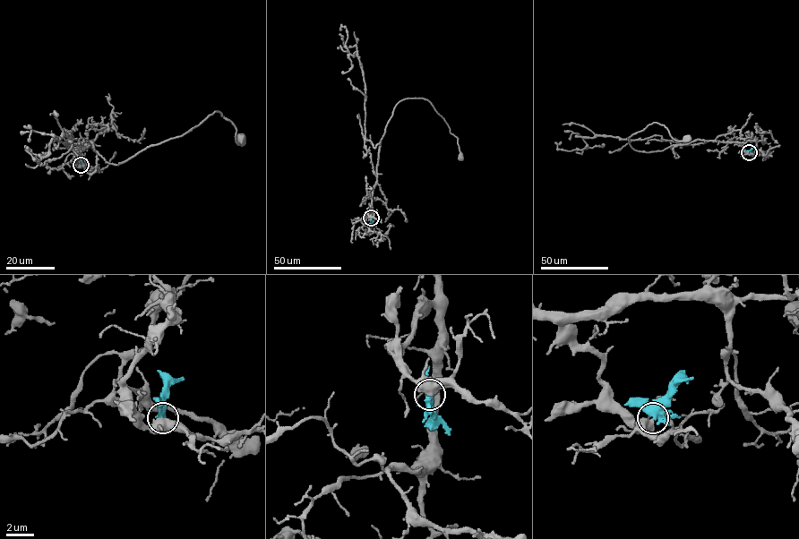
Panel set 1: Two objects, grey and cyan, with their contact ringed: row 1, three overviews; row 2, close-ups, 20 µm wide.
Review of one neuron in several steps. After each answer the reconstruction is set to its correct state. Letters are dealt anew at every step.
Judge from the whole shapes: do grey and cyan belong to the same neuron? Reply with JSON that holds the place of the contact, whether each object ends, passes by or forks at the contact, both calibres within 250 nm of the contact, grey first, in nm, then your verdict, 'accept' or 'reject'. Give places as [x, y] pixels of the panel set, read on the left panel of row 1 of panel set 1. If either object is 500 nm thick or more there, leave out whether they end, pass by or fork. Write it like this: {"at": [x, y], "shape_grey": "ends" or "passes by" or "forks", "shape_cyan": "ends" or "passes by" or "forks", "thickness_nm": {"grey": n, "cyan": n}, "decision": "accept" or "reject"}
{"at": [81, 165], "thickness_nm": {"grey": 650, "cyan": 650}, "decision": "reject"}

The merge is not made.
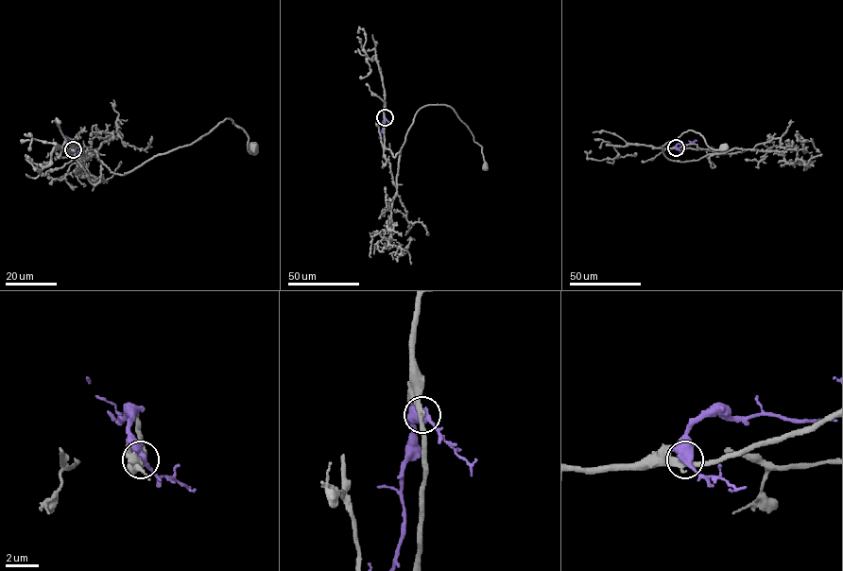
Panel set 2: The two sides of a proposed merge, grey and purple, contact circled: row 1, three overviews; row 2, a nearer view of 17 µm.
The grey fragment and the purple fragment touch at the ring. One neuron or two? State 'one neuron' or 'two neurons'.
one neuron

